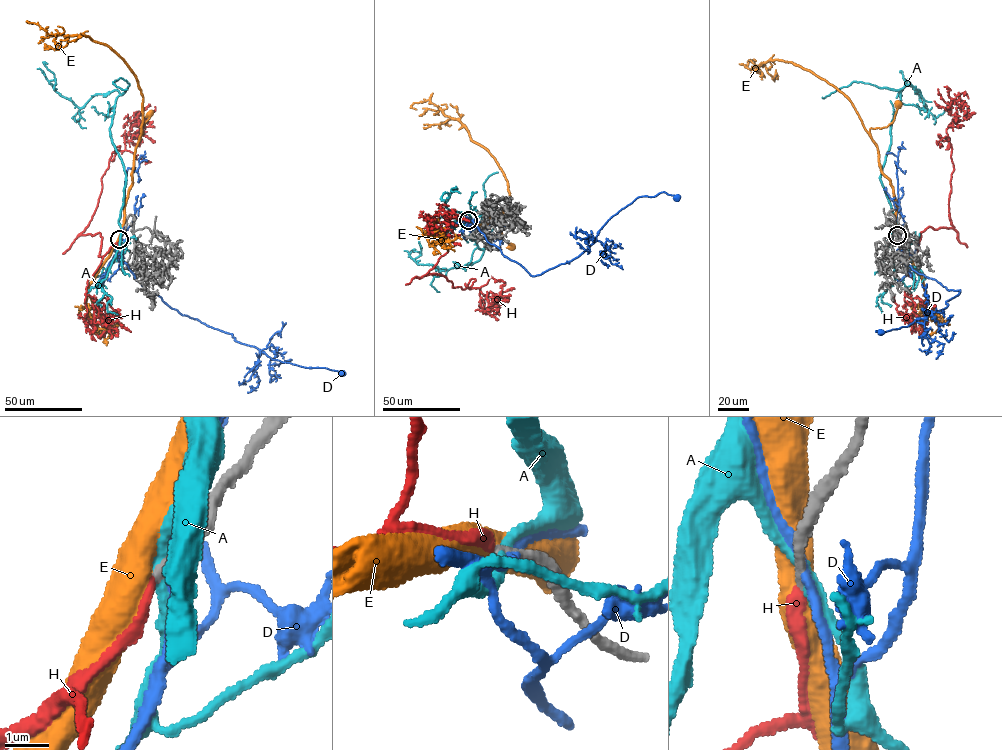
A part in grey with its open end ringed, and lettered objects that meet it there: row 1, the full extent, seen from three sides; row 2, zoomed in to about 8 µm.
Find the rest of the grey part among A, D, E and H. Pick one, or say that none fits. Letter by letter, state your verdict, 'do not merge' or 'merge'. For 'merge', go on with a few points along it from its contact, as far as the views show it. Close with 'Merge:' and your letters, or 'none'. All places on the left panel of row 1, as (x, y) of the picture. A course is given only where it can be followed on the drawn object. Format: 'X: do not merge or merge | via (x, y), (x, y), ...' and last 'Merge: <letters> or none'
A: do not merge
D: do not merge
E: do not merge
H: merge | via (119, 239), (101, 257), (101, 234), (79, 234), (112, 153), (124, 150), (149, 104)
Merge: H

